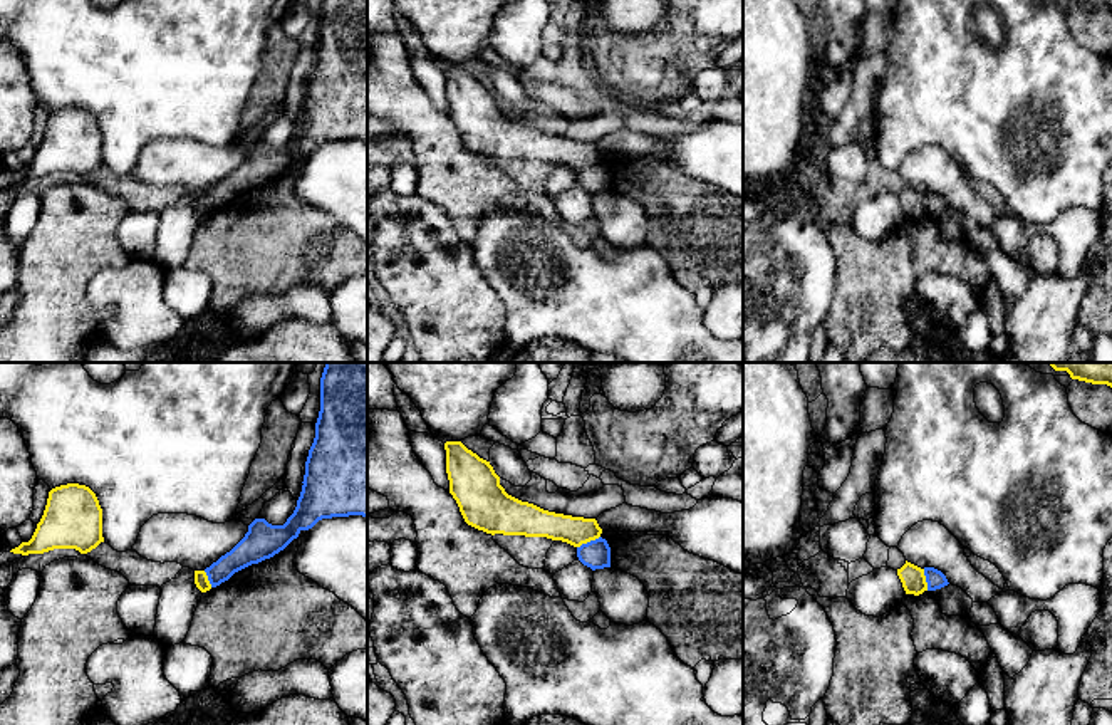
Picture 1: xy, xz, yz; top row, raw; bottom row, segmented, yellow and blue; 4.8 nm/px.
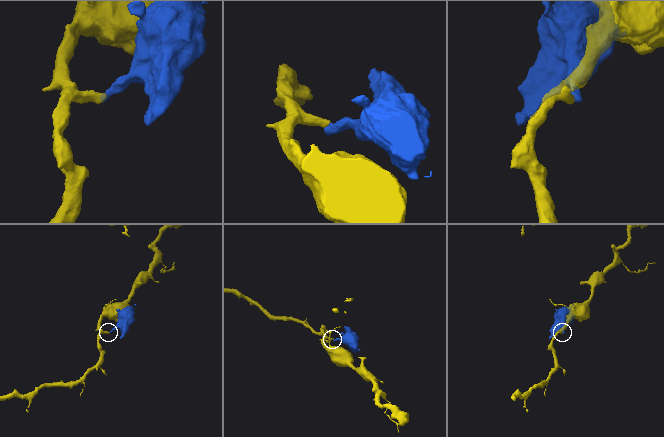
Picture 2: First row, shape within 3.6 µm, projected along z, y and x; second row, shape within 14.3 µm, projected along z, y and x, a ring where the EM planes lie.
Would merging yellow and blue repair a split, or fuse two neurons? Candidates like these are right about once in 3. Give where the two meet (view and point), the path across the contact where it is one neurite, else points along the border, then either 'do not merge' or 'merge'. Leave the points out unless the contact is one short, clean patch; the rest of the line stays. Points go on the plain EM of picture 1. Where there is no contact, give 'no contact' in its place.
xz (587, 165) | along xz (599, 160), (577, 172) | do not merge

